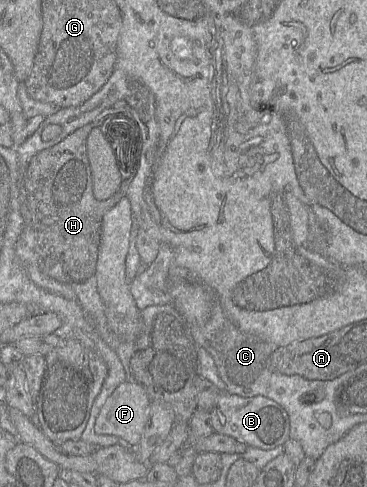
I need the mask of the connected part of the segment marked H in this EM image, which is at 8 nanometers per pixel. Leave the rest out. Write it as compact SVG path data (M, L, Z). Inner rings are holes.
M86 124L69 134L56 145L44 149L32 157L26 173L26 191L30 211L31 226L35 233L35 252L42 258L59 259L71 281L82 283L95 275L98 249L101 239L101 226L104 214L126 196L133 178L125 178L115 194L99 201L93 195L93 179L87 156L87 137L93 128L99 126Z

